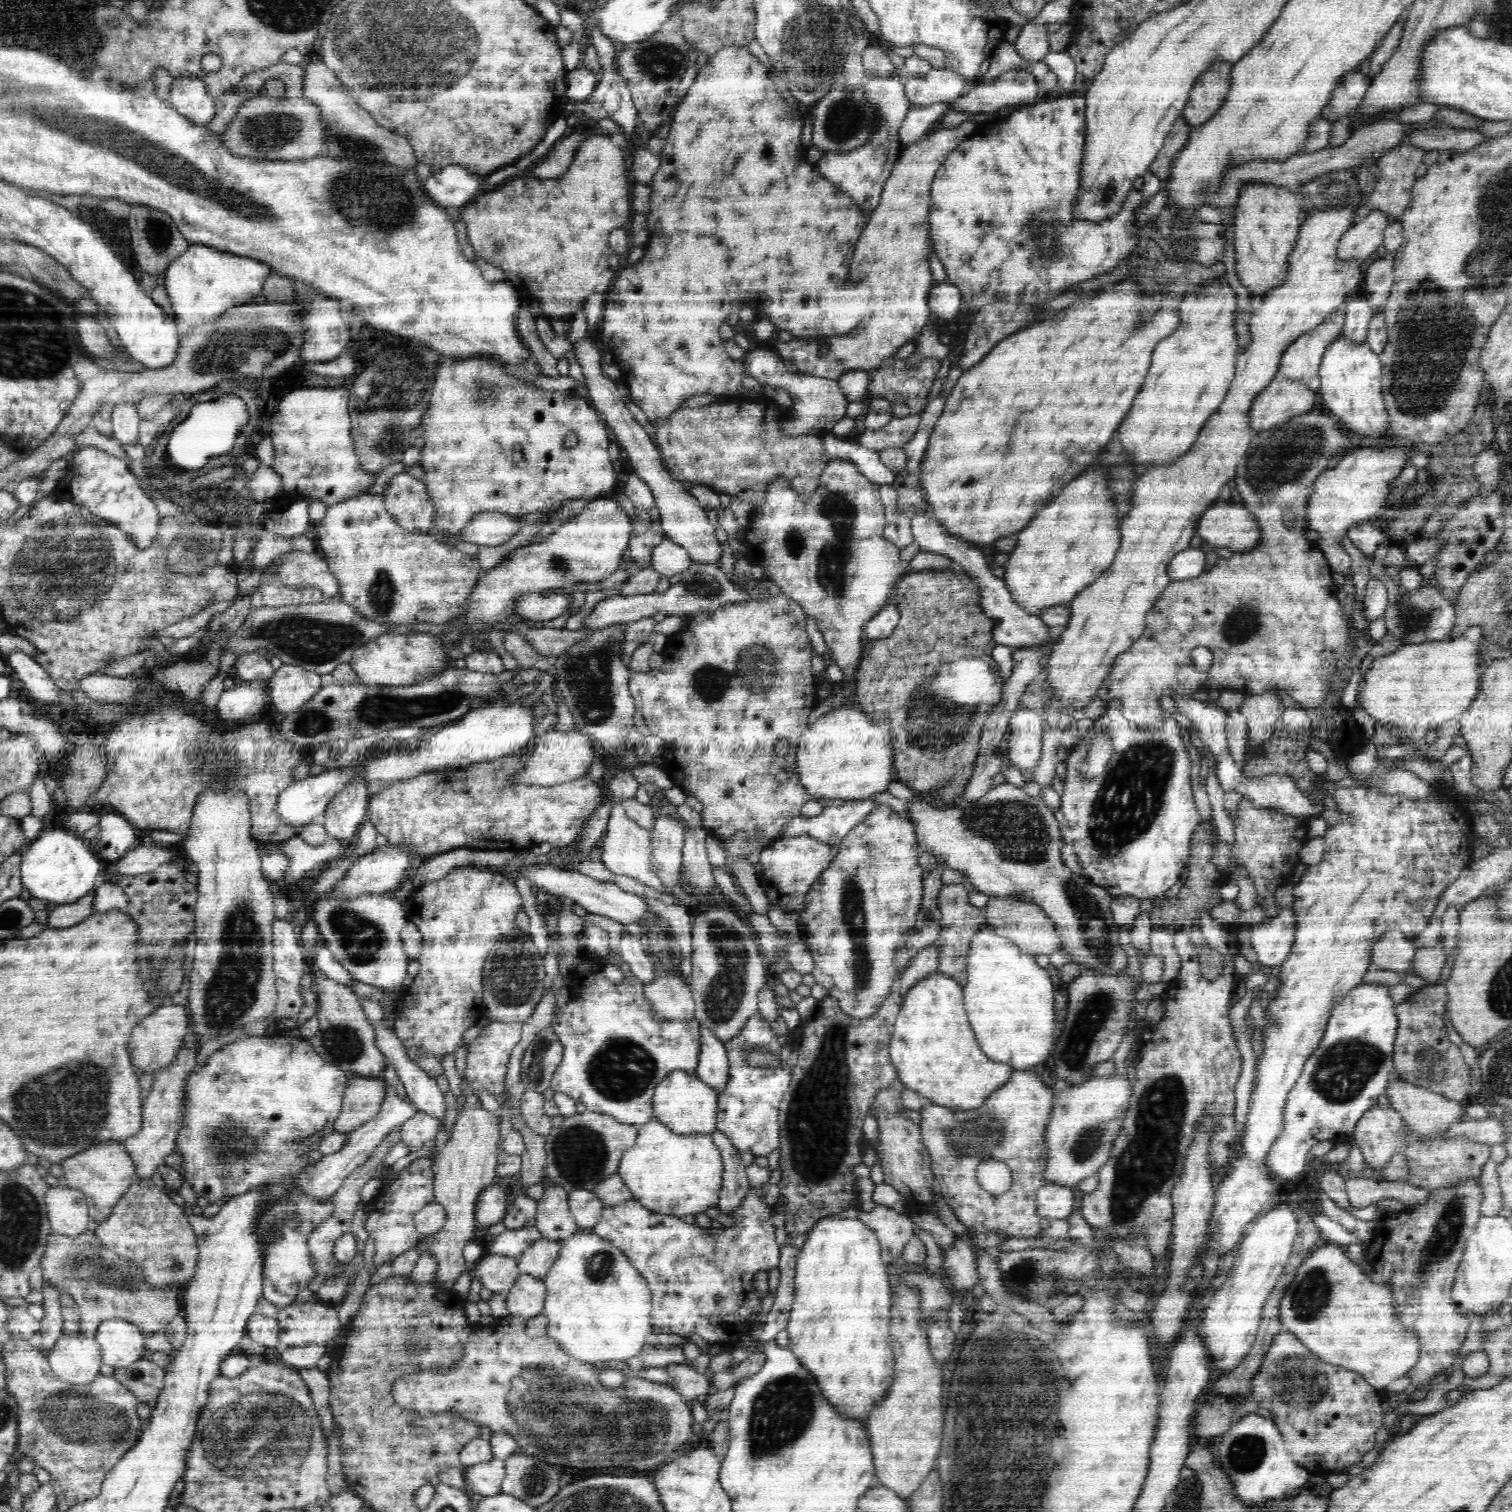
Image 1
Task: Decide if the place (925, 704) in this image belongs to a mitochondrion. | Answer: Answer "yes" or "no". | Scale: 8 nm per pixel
yes

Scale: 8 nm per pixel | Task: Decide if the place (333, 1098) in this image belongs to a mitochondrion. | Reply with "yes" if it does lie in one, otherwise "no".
no

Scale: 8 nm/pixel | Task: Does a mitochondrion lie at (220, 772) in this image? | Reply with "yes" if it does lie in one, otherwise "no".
yes

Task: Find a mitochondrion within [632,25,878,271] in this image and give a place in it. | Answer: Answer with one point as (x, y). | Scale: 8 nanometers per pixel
(845, 119)

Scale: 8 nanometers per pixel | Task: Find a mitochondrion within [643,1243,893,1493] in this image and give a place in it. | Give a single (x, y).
(781, 1412)

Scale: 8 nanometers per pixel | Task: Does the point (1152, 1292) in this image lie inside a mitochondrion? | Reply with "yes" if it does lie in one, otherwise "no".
no

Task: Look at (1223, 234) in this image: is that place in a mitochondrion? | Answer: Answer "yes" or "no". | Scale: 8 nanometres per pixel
no

